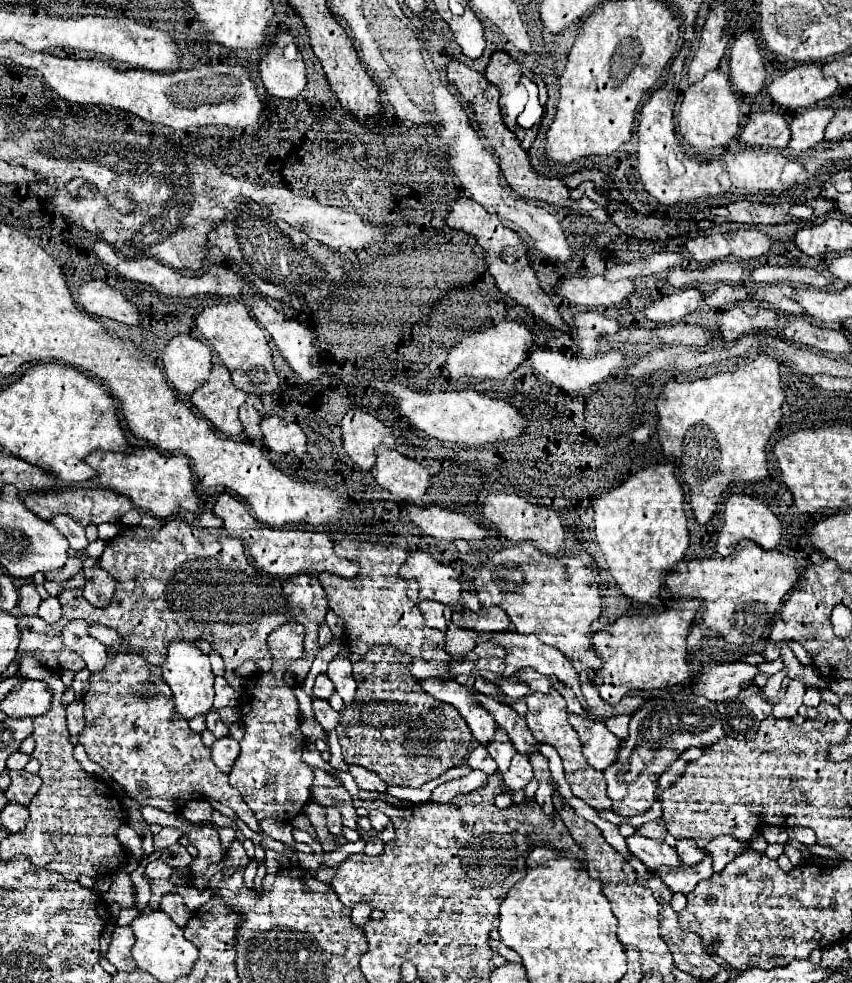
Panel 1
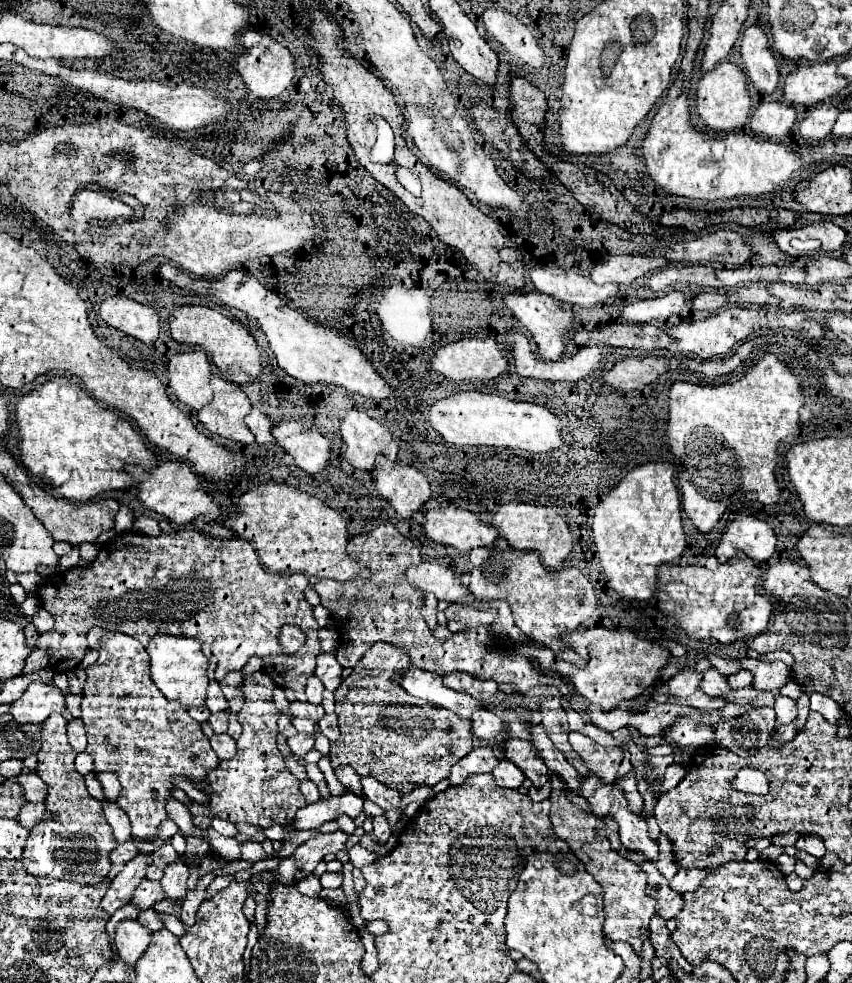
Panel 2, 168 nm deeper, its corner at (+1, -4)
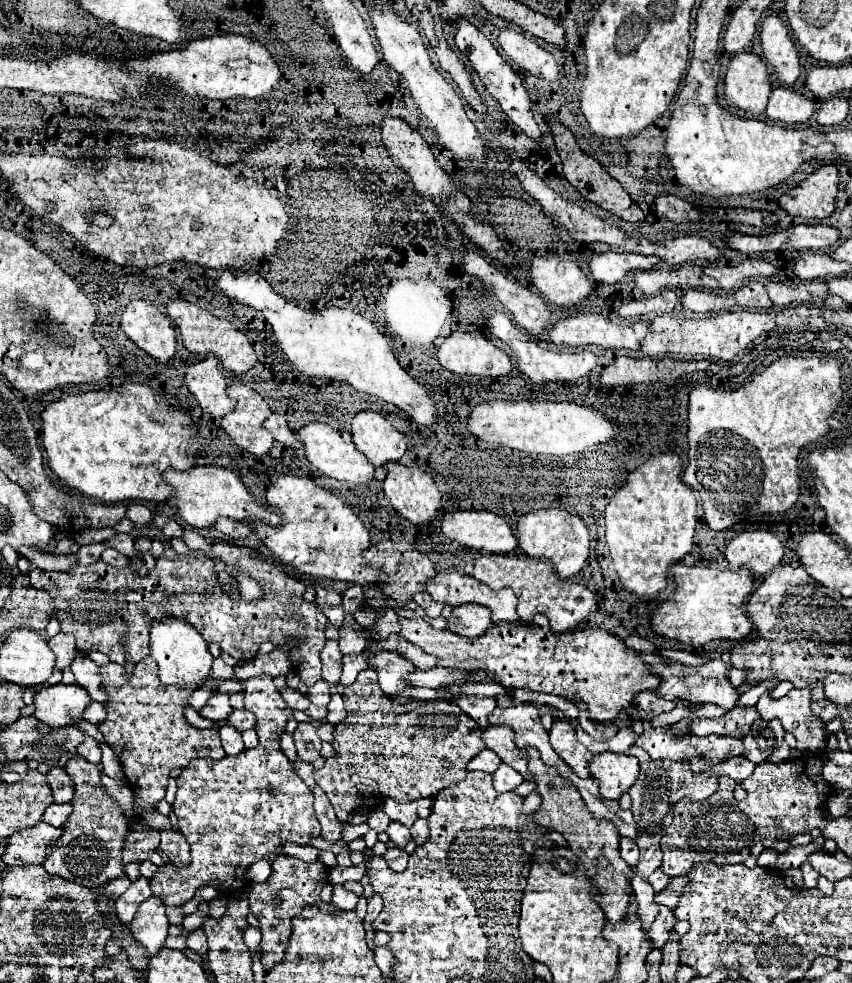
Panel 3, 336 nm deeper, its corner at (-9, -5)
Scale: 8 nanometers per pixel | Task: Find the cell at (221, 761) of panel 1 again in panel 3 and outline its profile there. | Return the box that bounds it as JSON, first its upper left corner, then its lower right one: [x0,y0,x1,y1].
[220,725,244,757]

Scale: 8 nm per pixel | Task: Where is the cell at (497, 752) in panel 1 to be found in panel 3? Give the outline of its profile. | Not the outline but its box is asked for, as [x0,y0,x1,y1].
[454,695,496,729]

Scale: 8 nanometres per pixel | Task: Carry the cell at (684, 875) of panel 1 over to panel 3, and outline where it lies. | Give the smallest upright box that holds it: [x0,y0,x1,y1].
[650,905,678,949]

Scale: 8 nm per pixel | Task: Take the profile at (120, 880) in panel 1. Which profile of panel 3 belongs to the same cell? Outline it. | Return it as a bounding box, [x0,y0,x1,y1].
[152,675,320,905]

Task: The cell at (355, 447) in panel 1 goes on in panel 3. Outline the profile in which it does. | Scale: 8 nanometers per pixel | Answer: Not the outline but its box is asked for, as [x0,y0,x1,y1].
[352,411,406,467]

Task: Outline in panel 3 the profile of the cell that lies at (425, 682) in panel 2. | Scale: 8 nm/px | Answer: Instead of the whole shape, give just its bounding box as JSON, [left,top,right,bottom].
[370,651,416,697]

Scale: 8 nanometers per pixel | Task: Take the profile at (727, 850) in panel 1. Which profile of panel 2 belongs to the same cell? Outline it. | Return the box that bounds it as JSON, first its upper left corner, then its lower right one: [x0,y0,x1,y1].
[670,868,708,894]

